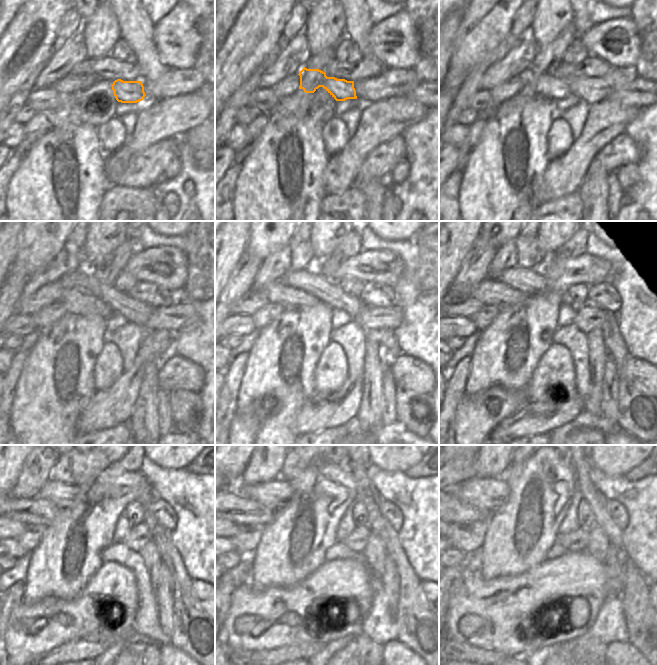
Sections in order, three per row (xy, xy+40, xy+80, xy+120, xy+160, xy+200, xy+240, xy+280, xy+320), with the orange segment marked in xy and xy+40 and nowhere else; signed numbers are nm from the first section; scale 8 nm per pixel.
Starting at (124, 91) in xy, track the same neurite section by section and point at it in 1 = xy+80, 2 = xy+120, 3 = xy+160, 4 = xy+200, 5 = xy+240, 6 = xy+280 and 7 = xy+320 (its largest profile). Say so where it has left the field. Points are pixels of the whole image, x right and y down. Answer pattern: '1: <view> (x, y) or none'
1: xy+80 (538, 81)
2: xy+120 (79, 301)
3: xy+160 (278, 292)
4: xy+200 (489, 291)
5: xy+240 (36, 511)
6: xy+280 (235, 507)
7: xy+320 (459, 512)

